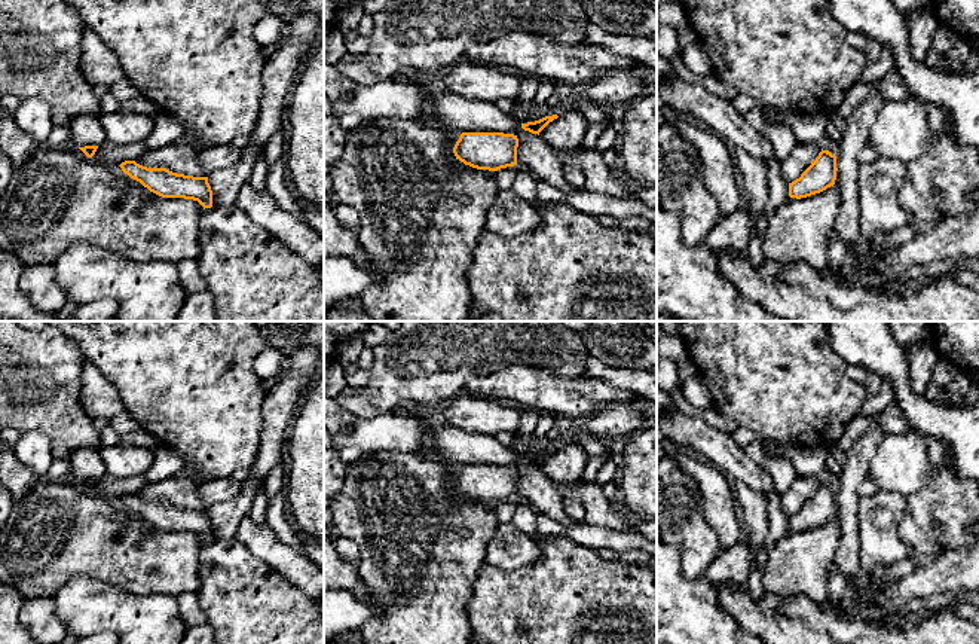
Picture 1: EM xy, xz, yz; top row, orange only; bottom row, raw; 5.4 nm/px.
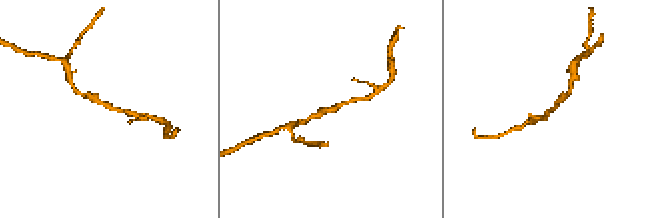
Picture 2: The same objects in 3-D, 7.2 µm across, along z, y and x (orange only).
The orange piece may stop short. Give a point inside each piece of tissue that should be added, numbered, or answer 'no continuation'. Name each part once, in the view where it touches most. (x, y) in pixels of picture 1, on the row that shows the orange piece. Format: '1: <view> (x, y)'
no continuation

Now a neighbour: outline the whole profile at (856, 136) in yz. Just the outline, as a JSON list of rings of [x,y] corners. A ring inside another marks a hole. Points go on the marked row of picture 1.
[[[872,95],[863,103],[856,104],[850,117],[845,119],[847,128],[836,135],[839,140],[839,155],[836,156],[836,180],[835,184],[841,193],[841,213],[835,222],[835,229],[845,247],[853,250],[860,234],[857,219],[857,171],[860,167],[859,153],[869,144],[871,128],[885,100]]]

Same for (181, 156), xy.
[[[183,138],[156,150],[147,150],[135,162],[147,168],[166,168],[177,174],[208,177],[199,164],[199,152],[199,144]]]

